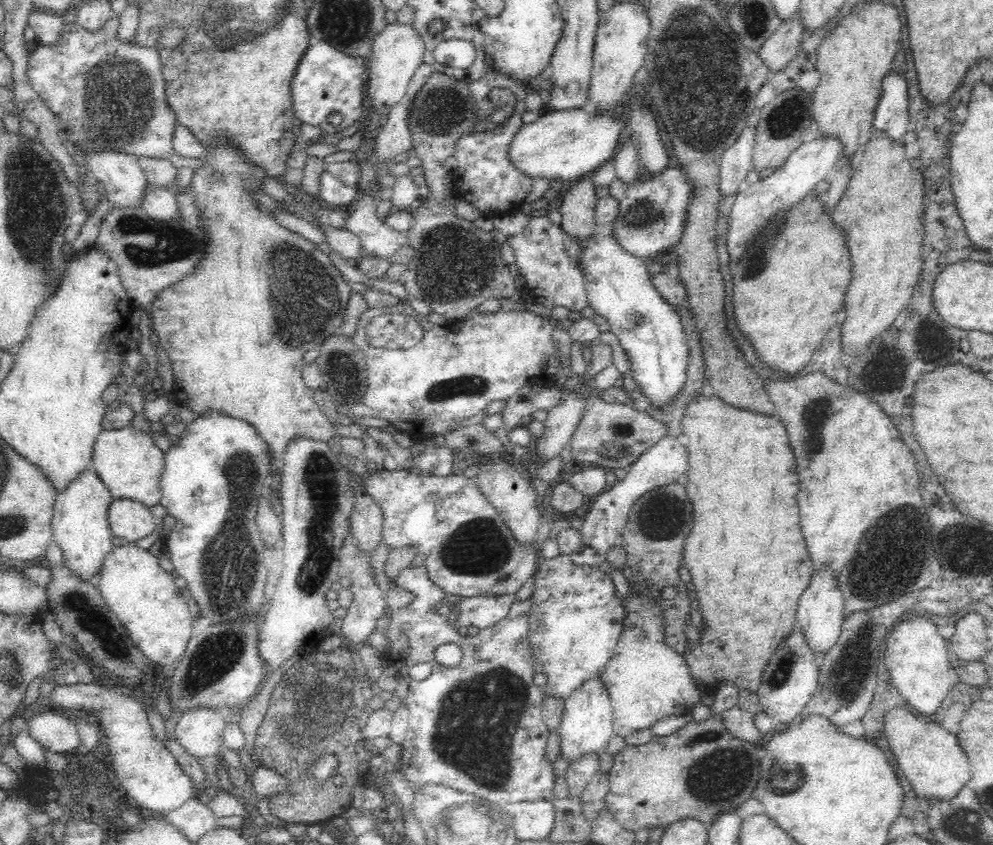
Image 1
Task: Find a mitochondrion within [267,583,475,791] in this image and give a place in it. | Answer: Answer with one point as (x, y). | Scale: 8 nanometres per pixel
(318, 699)

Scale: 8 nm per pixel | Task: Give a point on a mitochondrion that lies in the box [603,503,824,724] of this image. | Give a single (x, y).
(784, 664)

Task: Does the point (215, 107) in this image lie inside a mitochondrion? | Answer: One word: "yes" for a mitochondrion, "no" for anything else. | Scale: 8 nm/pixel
no

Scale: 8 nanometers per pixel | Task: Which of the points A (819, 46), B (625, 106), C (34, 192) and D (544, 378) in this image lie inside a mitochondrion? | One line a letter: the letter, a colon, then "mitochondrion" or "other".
A: other
B: other
C: mitochondrion
D: other

